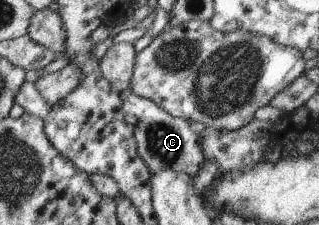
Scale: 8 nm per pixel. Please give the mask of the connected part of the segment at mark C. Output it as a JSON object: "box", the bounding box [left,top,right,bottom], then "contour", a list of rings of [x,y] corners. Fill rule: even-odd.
{"box":[121,89,203,178],"contour":[[[129,89],[121,93],[121,99],[122,110],[136,118],[132,128],[136,151],[150,174],[157,174],[160,170],[170,168],[173,172],[183,172],[193,178],[199,172],[199,166],[203,164],[203,154],[199,148],[199,133],[190,129],[189,122],[167,114],[161,107],[135,96]]]}

